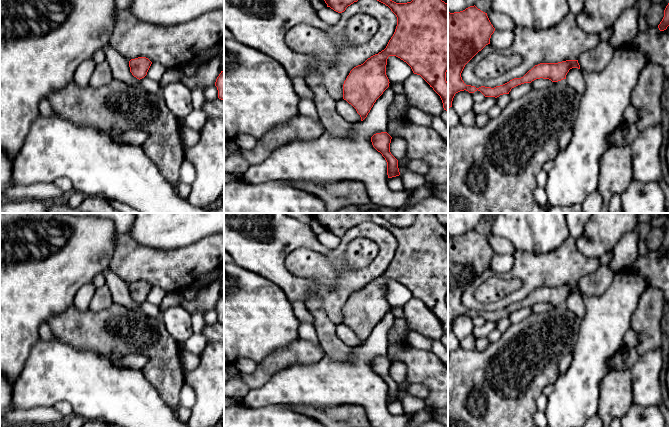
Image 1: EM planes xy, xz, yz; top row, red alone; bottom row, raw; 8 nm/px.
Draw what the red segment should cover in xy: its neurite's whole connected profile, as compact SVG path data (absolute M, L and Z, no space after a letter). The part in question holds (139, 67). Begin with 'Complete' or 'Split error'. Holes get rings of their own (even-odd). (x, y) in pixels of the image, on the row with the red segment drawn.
Complete. M138 57L129 61L130 72L137 79L142 79L147 75L147 72L152 62L146 57Z

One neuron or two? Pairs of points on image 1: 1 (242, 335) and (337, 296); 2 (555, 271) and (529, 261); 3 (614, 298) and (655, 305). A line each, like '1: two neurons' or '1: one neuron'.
1: two neurons
2: one neuron
3: two neurons

